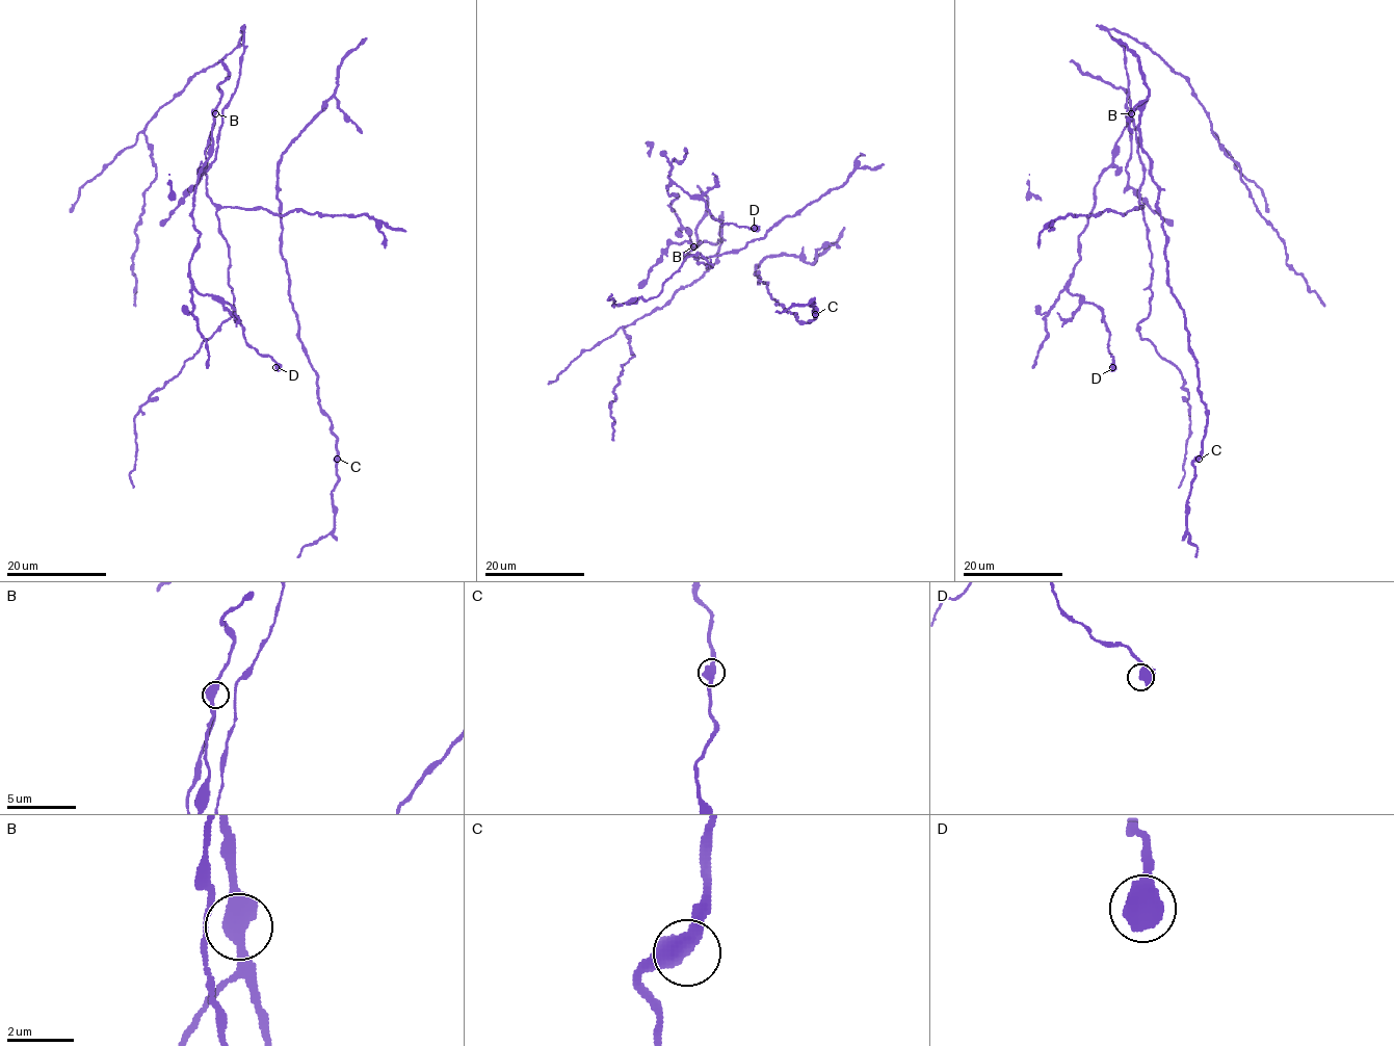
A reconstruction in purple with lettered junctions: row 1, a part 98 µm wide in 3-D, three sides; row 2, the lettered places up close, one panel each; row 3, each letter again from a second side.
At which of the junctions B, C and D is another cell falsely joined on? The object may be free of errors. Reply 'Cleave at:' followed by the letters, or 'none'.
Cleave at: none

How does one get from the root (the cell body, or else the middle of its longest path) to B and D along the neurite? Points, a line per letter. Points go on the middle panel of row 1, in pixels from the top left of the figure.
B: (690, 232), (693, 246)
D: (690, 232), (669, 207), (677, 197), (667, 193), (673, 183), (700, 197), (721, 225), (754, 228)

